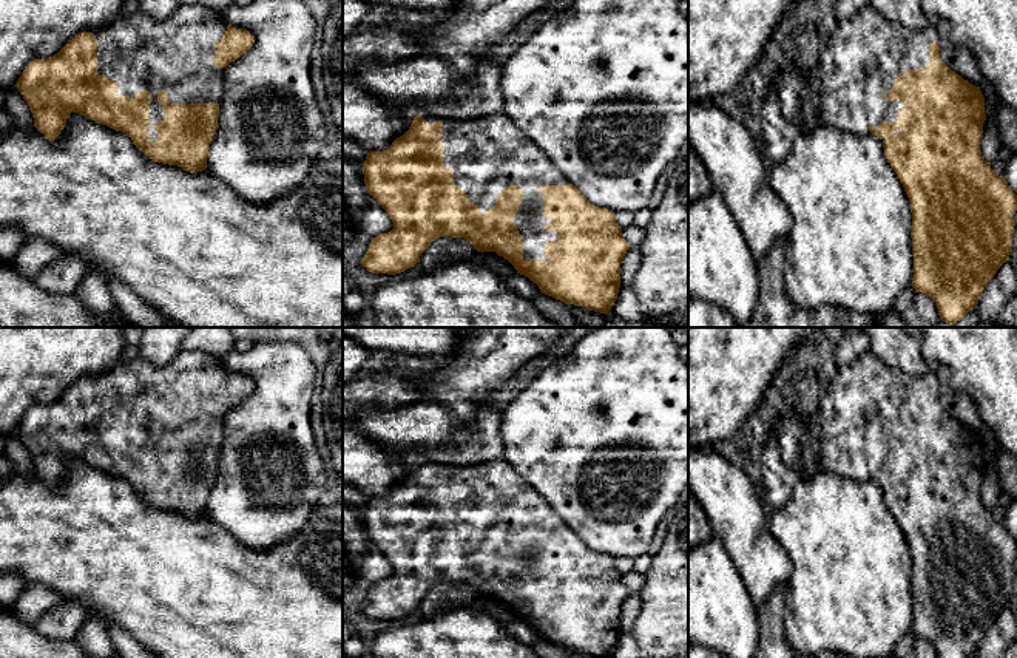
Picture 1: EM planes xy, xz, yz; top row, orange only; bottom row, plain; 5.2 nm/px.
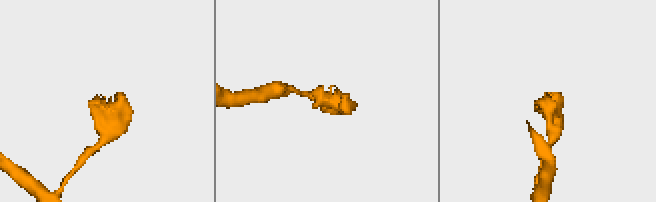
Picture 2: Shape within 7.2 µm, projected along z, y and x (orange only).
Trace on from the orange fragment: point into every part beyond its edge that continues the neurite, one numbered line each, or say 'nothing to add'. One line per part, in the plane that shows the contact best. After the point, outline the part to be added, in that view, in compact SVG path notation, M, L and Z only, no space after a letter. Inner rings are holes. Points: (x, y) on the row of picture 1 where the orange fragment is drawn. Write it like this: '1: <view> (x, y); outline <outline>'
1: xz (486, 155); outline M420 114L427 125L443 122L443 165L451 167L454 185L465 190L481 215L495 205L495 196L509 185L523 190L522 204L512 218L517 232L522 235L523 259L543 259L548 241L557 241L556 232L545 232L542 227L551 224L543 212L540 185L568 185L569 181L551 164L542 150L505 114L489 114L477 119L451 119Z

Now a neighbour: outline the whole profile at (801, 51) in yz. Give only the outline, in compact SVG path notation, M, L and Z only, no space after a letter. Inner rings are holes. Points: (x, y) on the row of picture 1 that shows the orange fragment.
M819 12L813 19L802 19L802 28L782 42L782 54L778 68L767 83L776 91L776 99L782 114L790 122L801 122L802 133L810 133L823 125L819 113L819 56L829 42L818 36L816 23ZM810 76L818 83L818 105L806 108L802 105L802 83Z

